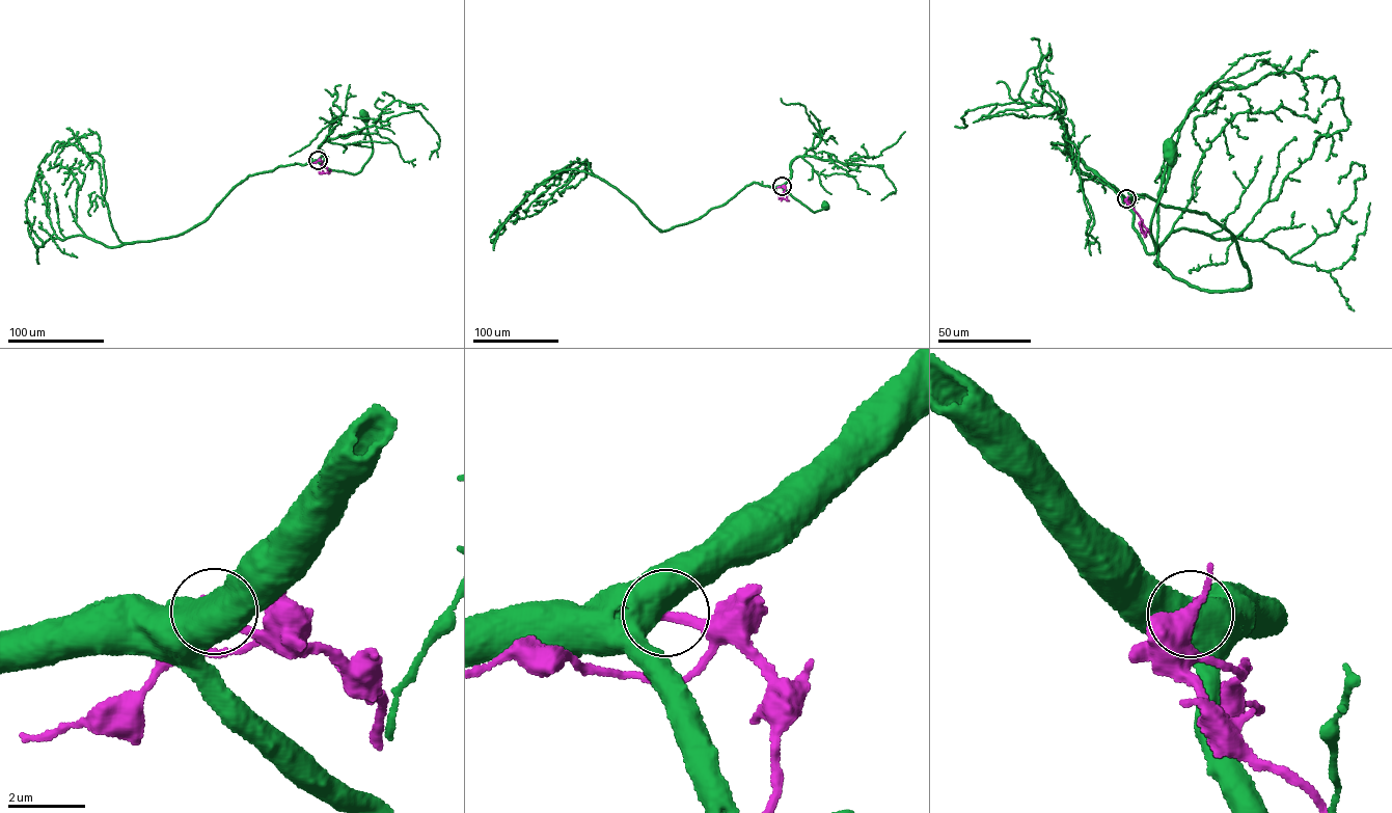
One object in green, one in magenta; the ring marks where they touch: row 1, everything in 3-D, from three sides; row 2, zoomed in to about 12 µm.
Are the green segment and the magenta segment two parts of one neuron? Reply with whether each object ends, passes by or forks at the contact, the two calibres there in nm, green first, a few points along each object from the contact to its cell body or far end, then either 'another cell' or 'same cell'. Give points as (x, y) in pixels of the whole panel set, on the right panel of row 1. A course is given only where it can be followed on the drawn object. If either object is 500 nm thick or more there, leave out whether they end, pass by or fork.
800 nm thick on the green side, 280 nm on the other; green runs (1126, 198), (1133, 214), (1131, 223), (1145, 252), (1154, 252), (1151, 217), (1168, 179), (1170, 151); magenta runs (1126, 198), (1141, 219), (1144, 235), (1140, 221); another cell

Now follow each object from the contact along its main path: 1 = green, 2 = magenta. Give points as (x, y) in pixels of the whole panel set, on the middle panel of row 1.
1: (782, 186), (785, 191), (813, 212), (828, 208), (825, 206)
2: (782, 186), (785, 190), (779, 196), (786, 199), (786, 195)

